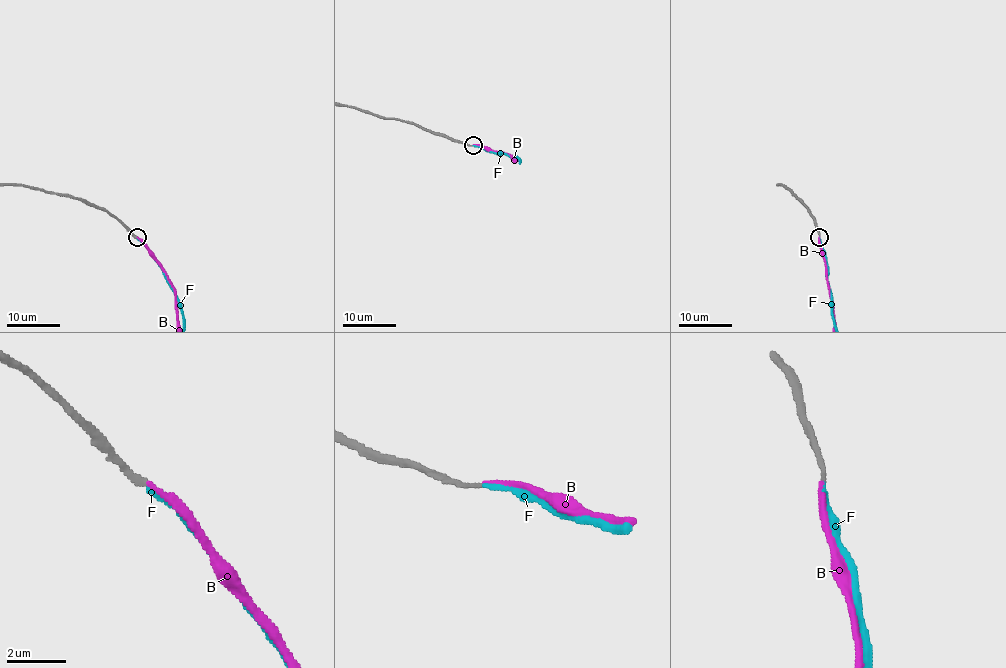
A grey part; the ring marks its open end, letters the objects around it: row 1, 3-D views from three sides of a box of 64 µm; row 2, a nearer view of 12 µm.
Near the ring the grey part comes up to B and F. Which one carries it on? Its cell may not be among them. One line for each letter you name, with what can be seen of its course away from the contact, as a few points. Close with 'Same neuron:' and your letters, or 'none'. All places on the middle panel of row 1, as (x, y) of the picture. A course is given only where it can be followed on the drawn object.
Same neuron: F

